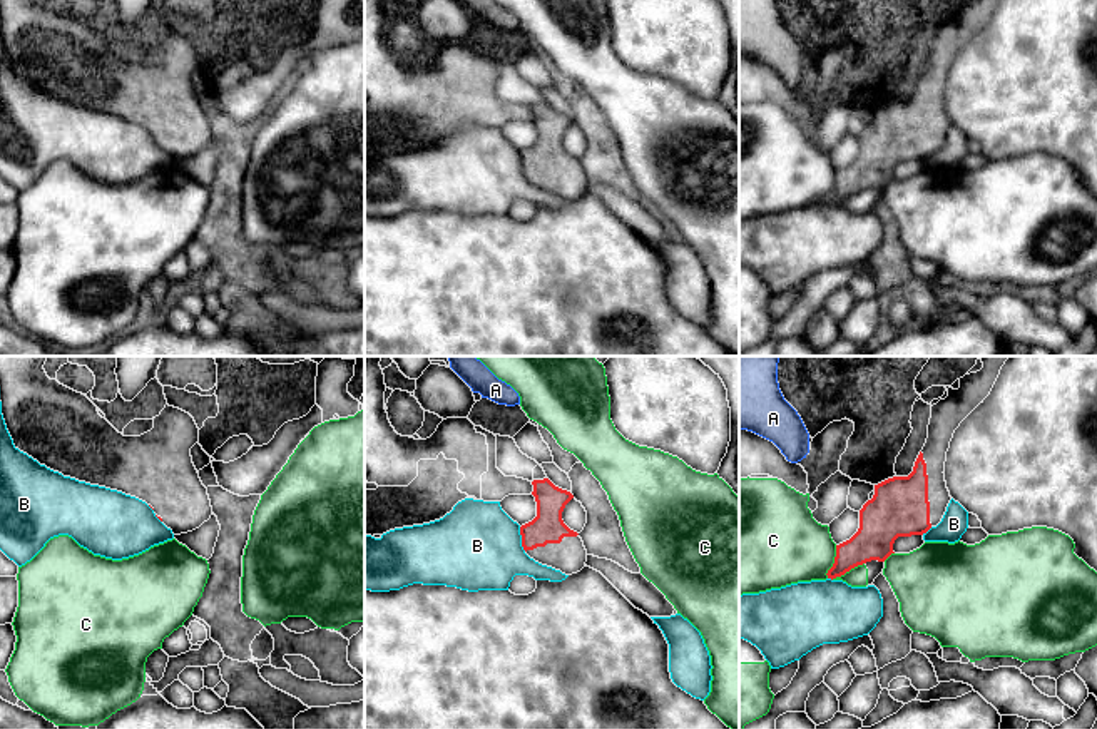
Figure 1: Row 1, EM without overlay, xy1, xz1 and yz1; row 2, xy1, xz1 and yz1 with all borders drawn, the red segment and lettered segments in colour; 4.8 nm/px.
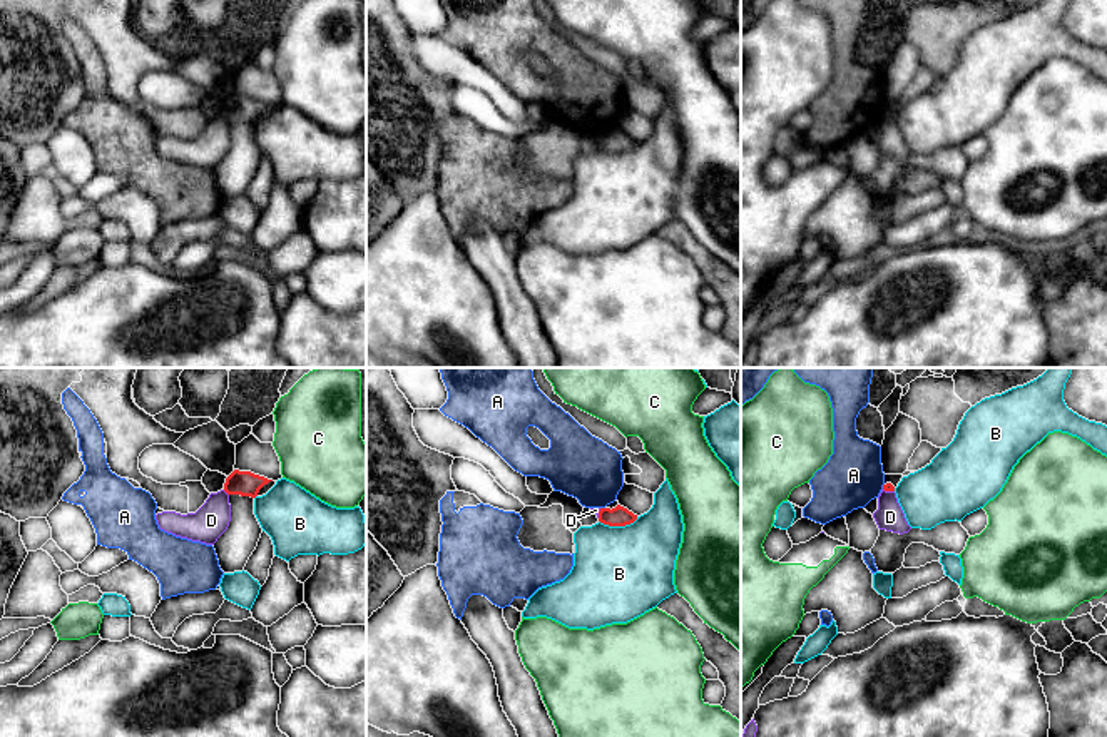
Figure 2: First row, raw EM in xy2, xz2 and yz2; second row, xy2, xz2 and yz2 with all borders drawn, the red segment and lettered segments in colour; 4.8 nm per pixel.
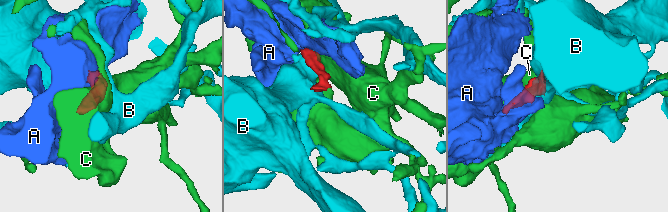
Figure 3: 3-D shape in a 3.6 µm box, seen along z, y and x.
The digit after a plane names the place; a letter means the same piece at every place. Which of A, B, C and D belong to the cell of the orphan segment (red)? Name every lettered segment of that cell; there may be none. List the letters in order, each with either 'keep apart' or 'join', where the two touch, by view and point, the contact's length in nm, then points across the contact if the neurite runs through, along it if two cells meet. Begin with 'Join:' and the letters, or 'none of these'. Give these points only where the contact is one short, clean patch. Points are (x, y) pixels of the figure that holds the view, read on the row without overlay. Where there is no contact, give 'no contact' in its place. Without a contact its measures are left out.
Join: none of these
A: keep apart | xz2 (602, 134) | 30 nm | along xz2 (601, 132), (604, 134)
B: keep apart | xz2 (617, 151) | 190 nm
C: keep apart | yz1 (835, 188) | 170 nm | along yz1 (836, 171), (836, 181), (826, 203)
D: keep apart | xy2 (226, 117) | 40 nm | along xy2 (223, 116), (228, 121)

